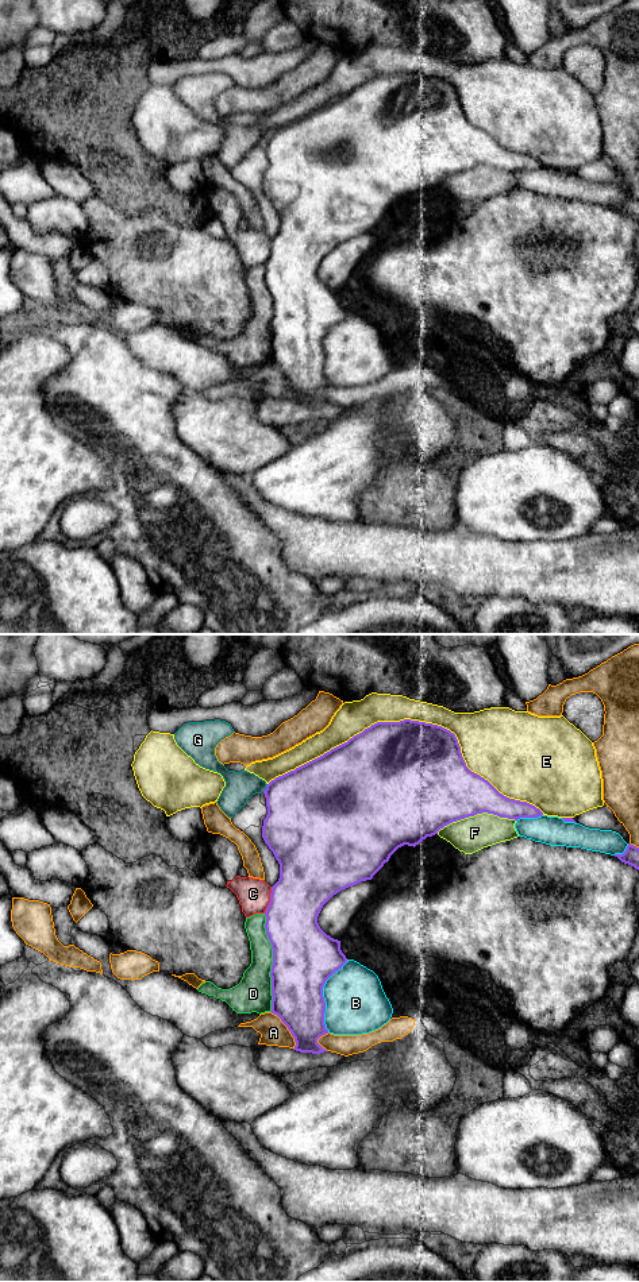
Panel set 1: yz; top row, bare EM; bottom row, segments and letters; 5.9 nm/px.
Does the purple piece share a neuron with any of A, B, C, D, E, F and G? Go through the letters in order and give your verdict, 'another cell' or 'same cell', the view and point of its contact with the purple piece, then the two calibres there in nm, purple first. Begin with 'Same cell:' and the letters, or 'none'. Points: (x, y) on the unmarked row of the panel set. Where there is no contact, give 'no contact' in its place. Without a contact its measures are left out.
Same cell: none
A: another cell; contact yz (288, 381); calibres 300 and 160 nm
B: another cell; contact yz (322, 348); calibres 380 and 360 nm
C: another cell; contact yz (270, 253); calibres 340 and 190 nm
D: another cell; contact yz (273, 315); calibres 380 and 220 nm
E: another cell; contact yz (415, 73); calibres 500 and 180 nm
F: another cell; contact yz (476, 166); calibres 400 and 200 nm
G: another cell; contact yz (266, 141); calibres 440 and 180 nm

